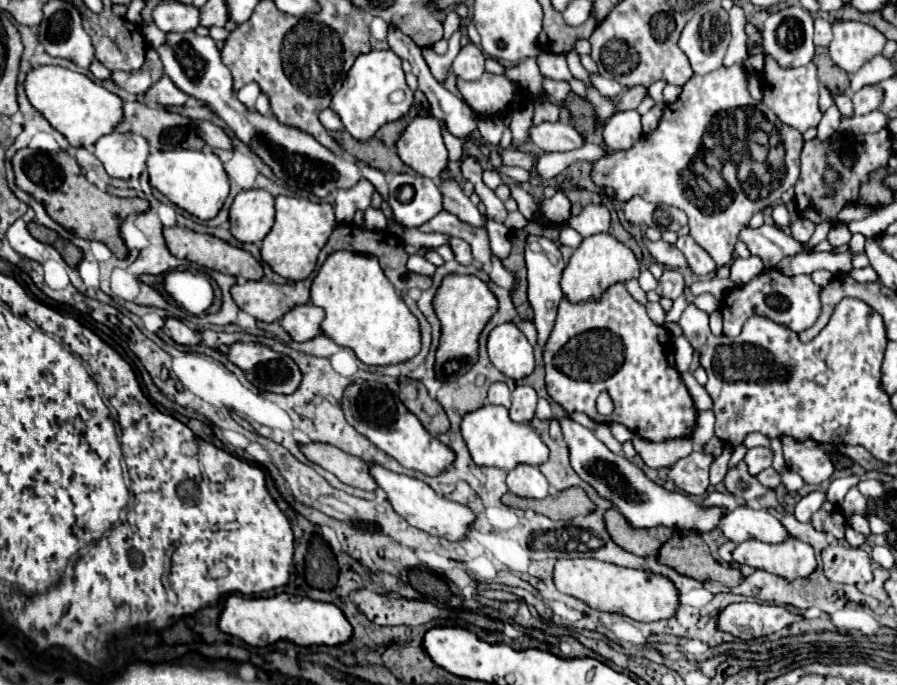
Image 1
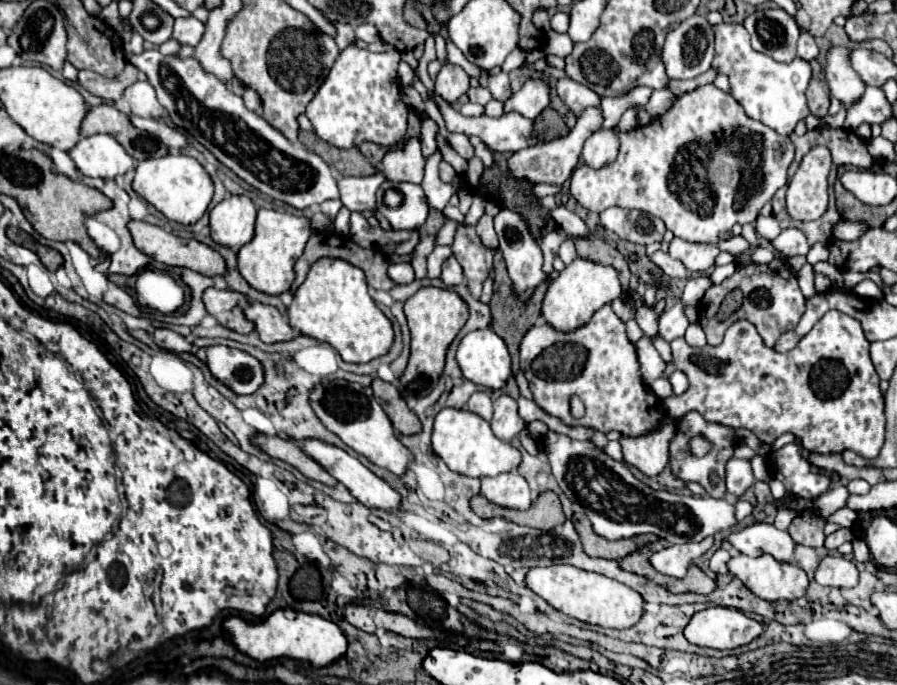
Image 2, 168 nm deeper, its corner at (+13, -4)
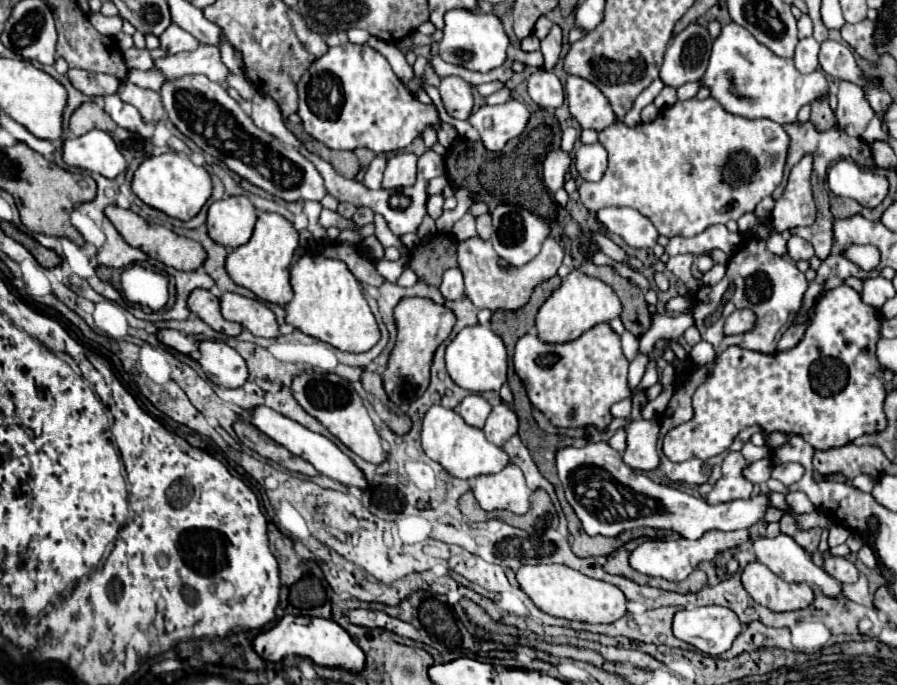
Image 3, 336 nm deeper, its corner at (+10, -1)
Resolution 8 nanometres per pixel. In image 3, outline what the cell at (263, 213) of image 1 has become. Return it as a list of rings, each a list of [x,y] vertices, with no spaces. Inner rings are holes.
[[[228,197],[208,207],[208,235],[226,249],[236,249],[252,237],[256,223],[256,207],[248,197]]]

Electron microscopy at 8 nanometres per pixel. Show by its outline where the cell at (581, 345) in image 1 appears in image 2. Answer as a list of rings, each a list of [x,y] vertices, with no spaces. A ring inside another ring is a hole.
[[[611,304],[601,306],[587,324],[579,326],[573,332],[557,332],[551,324],[533,326],[521,342],[521,370],[529,380],[533,400],[547,414],[561,418],[569,426],[589,426],[599,432],[617,430],[623,436],[639,438],[657,430],[667,418],[667,410],[663,408],[663,402],[655,396],[655,392],[645,384],[641,376],[641,364],[637,358],[635,344],[627,338],[625,322],[613,312]],[[571,396],[579,396],[581,402],[585,404],[587,412],[583,418],[571,416],[571,406],[569,406]]]

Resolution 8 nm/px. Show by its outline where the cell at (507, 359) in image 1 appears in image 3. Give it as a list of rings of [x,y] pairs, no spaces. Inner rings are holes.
[[[482,325],[464,327],[446,347],[444,361],[446,361],[446,369],[452,381],[472,393],[498,391],[506,383],[506,371],[508,371],[506,347],[502,339],[488,327],[482,327]]]

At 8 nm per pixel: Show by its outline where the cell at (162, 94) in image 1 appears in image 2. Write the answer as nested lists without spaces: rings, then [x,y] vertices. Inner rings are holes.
[[[135,82],[125,90],[125,100],[131,104],[131,114],[141,118],[159,118],[165,108],[159,104],[155,90],[149,82]]]

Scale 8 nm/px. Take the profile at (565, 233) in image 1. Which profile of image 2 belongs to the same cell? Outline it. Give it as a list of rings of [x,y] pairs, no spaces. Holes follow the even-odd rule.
[[[567,238],[561,248],[559,248],[559,258],[565,262],[565,264],[571,264],[575,260],[575,244]]]

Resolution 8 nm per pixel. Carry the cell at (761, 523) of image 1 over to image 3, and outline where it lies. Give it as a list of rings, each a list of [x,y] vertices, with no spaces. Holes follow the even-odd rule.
[[[780,533],[774,539],[760,537],[754,543],[754,553],[760,563],[788,583],[808,583],[826,597],[834,599],[842,595],[838,581],[832,579],[824,569],[816,567],[810,555],[788,535]]]

